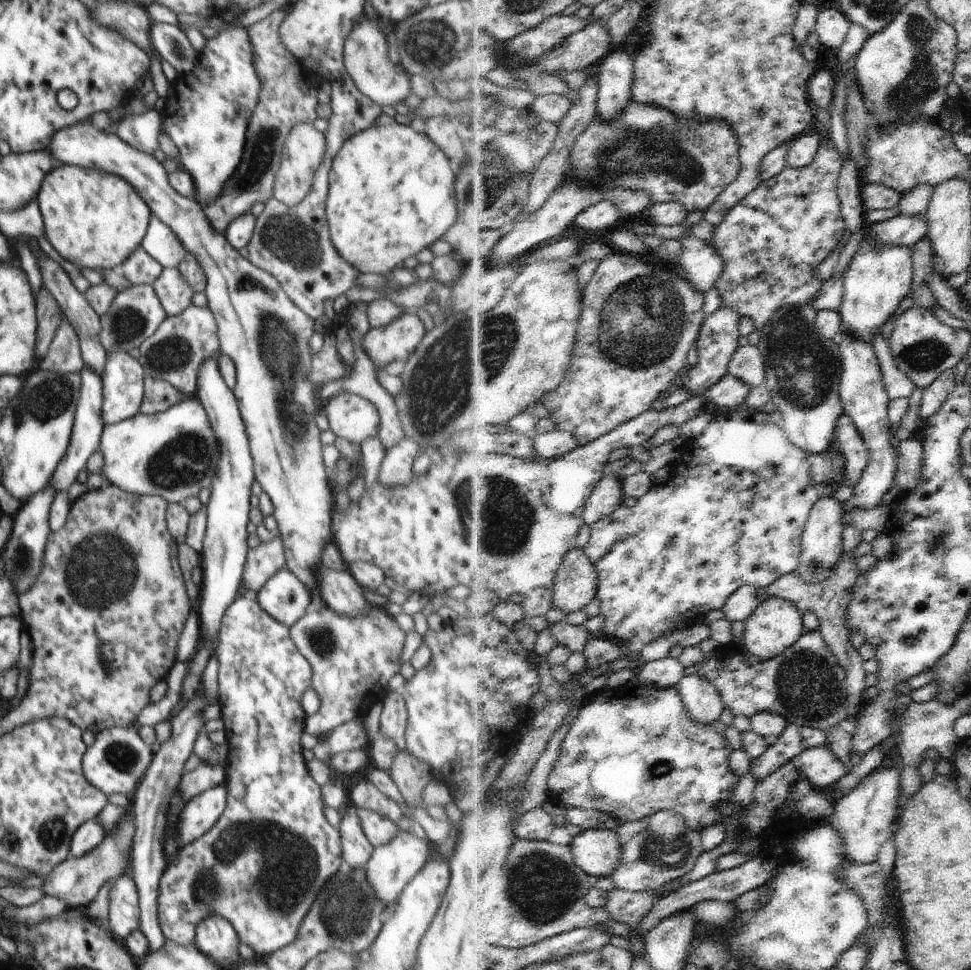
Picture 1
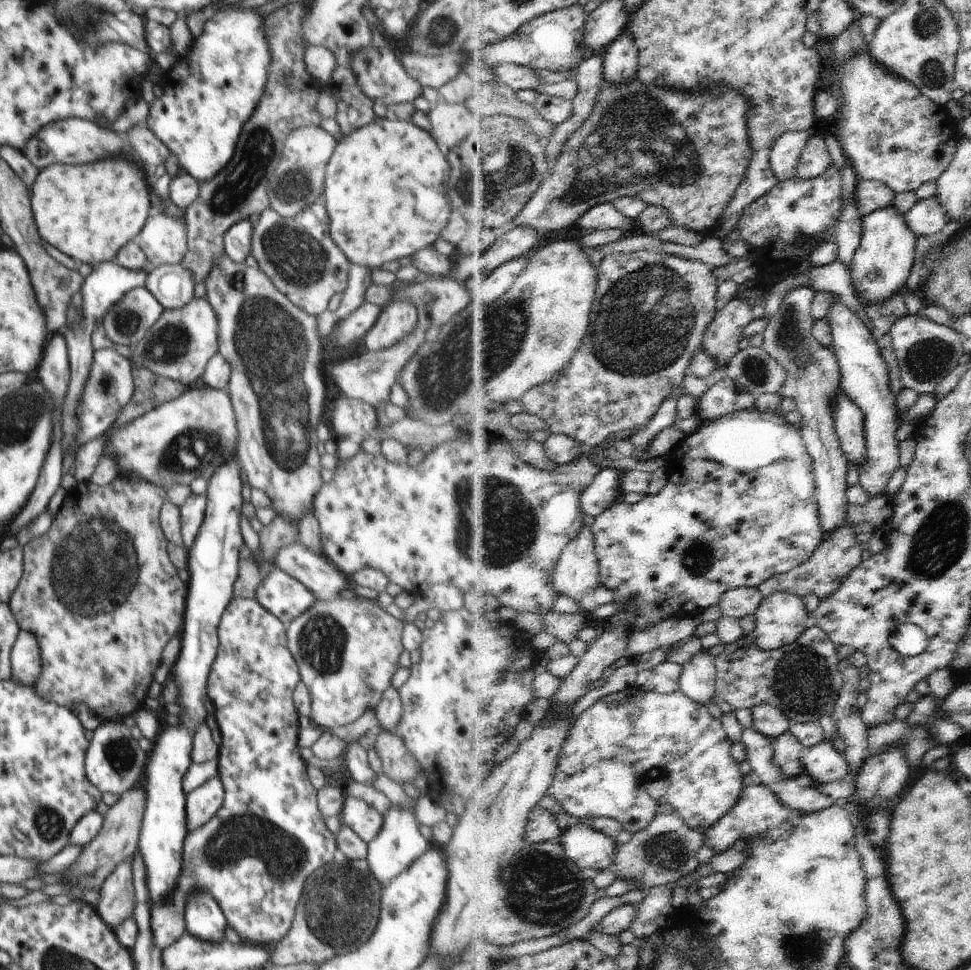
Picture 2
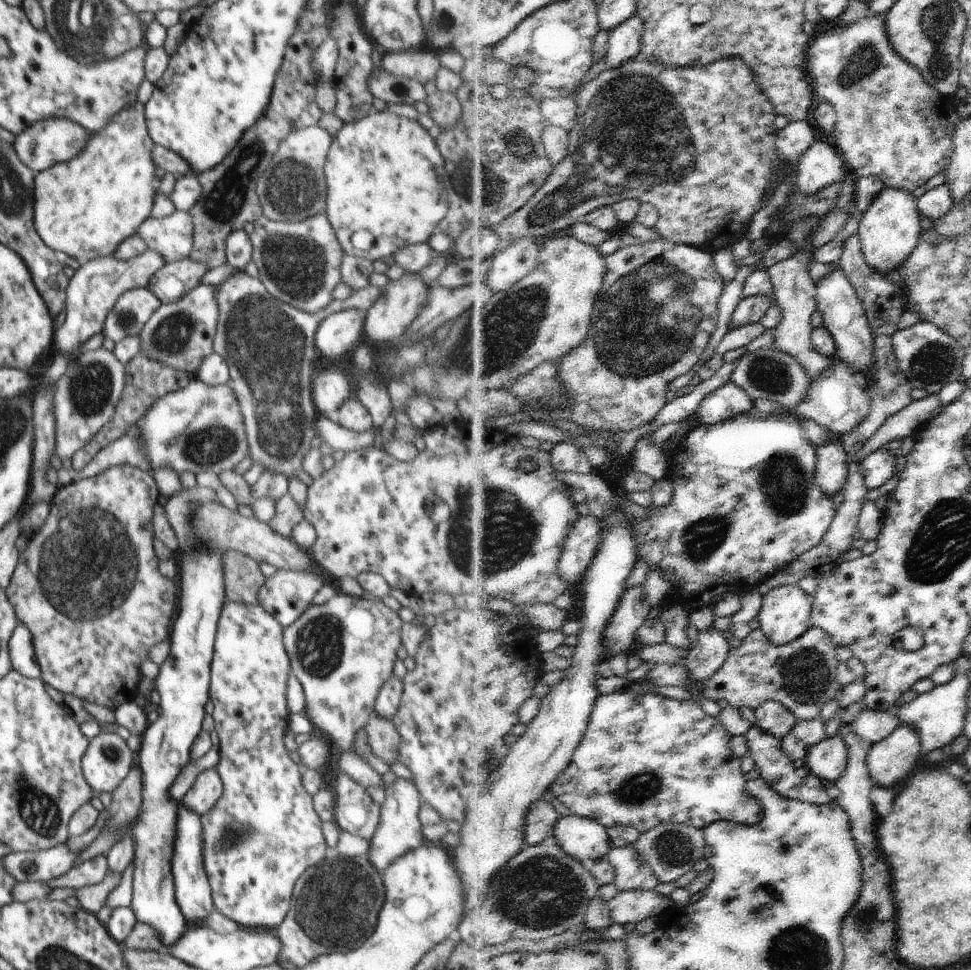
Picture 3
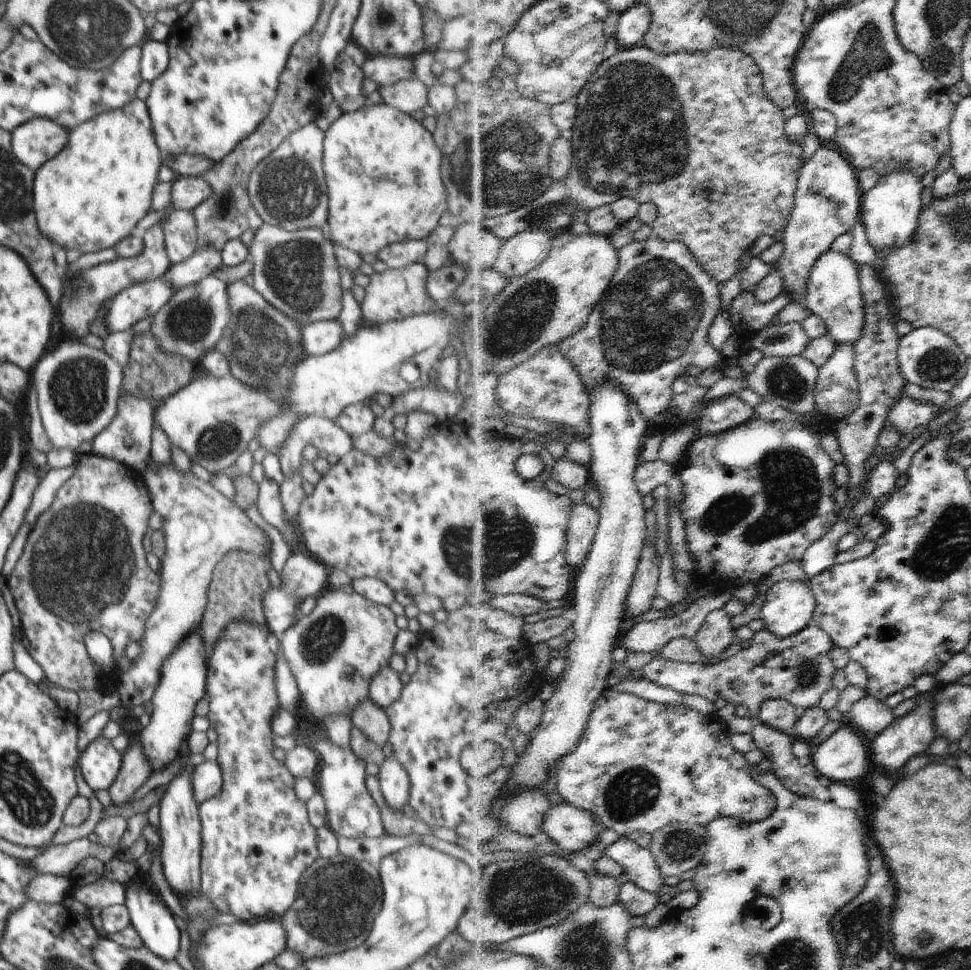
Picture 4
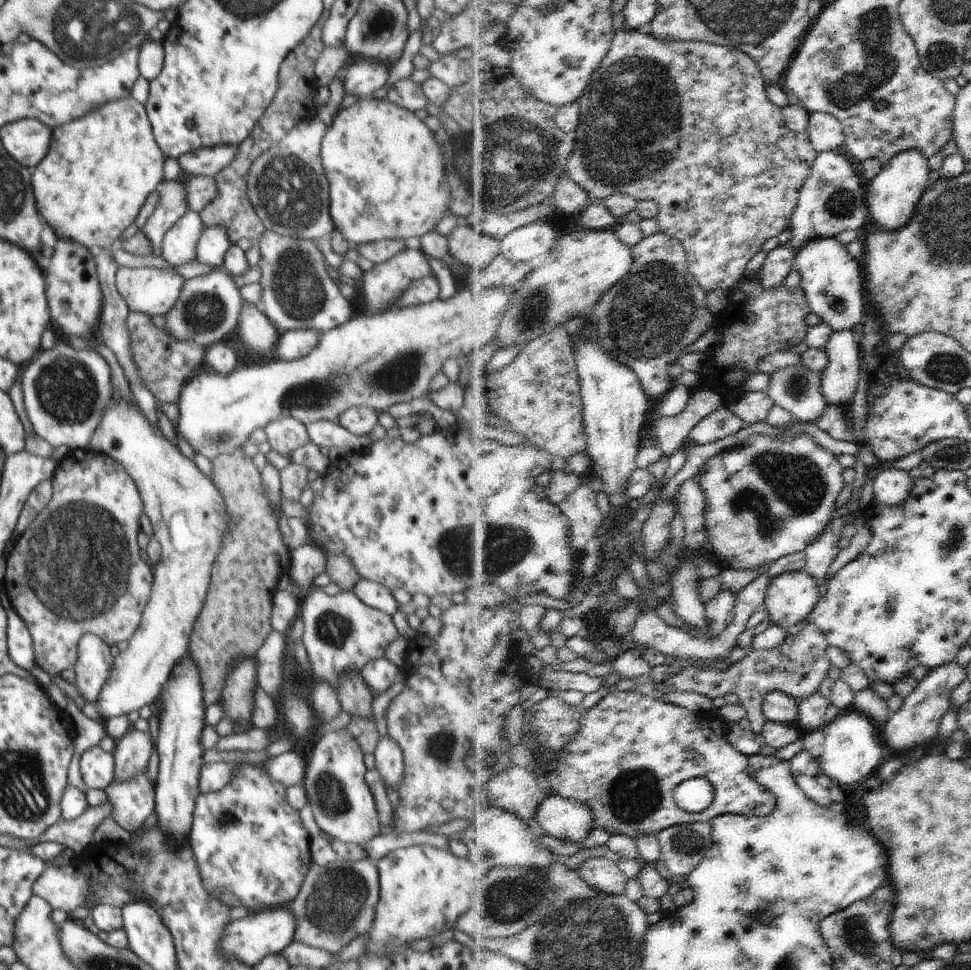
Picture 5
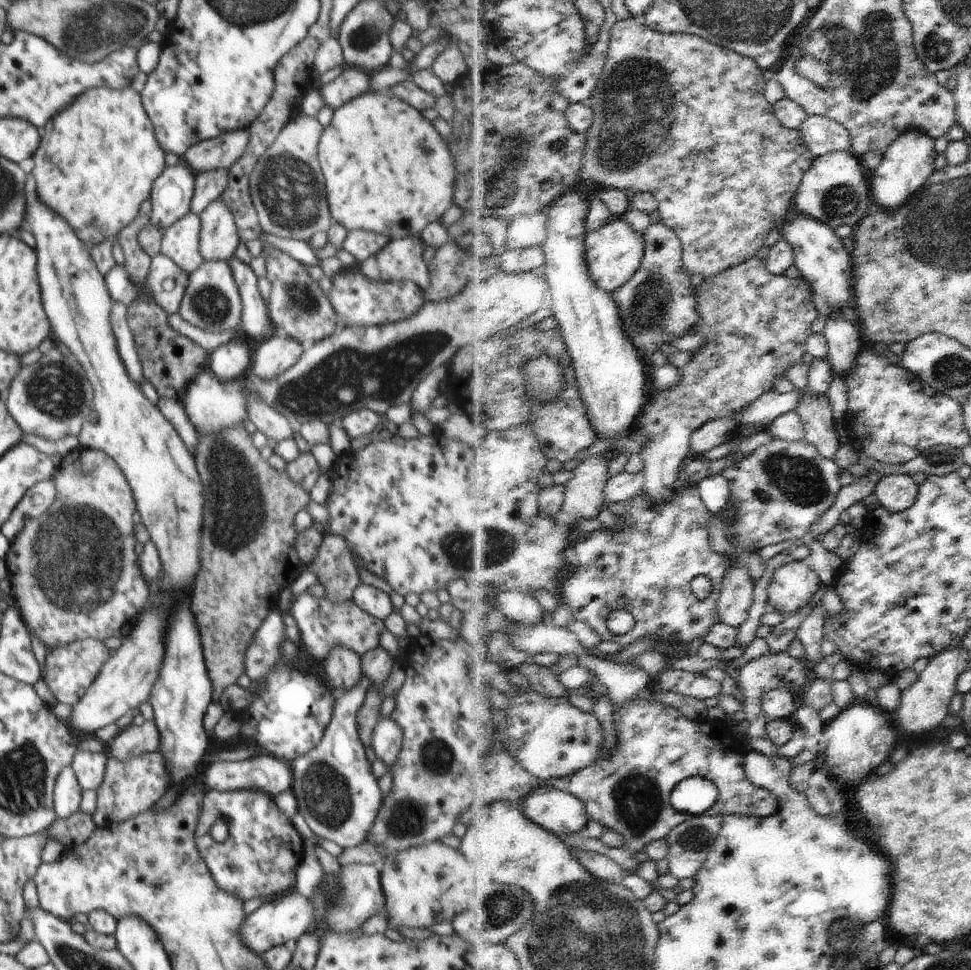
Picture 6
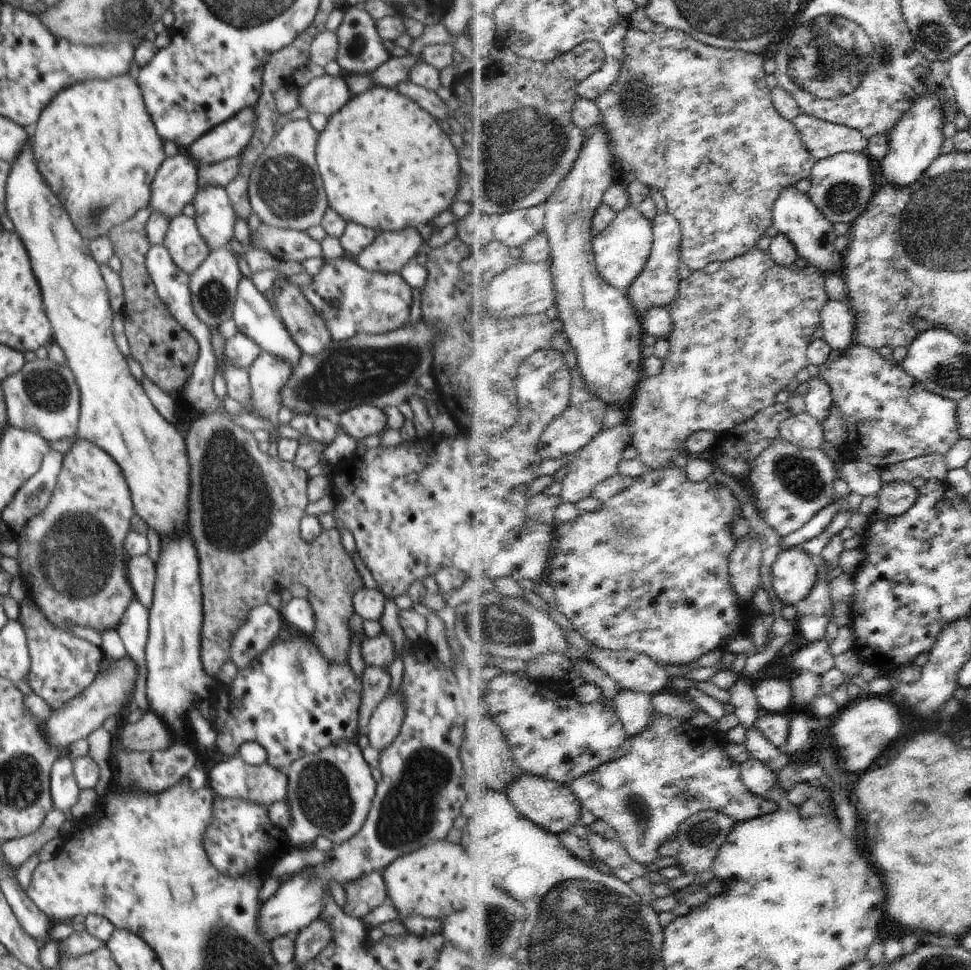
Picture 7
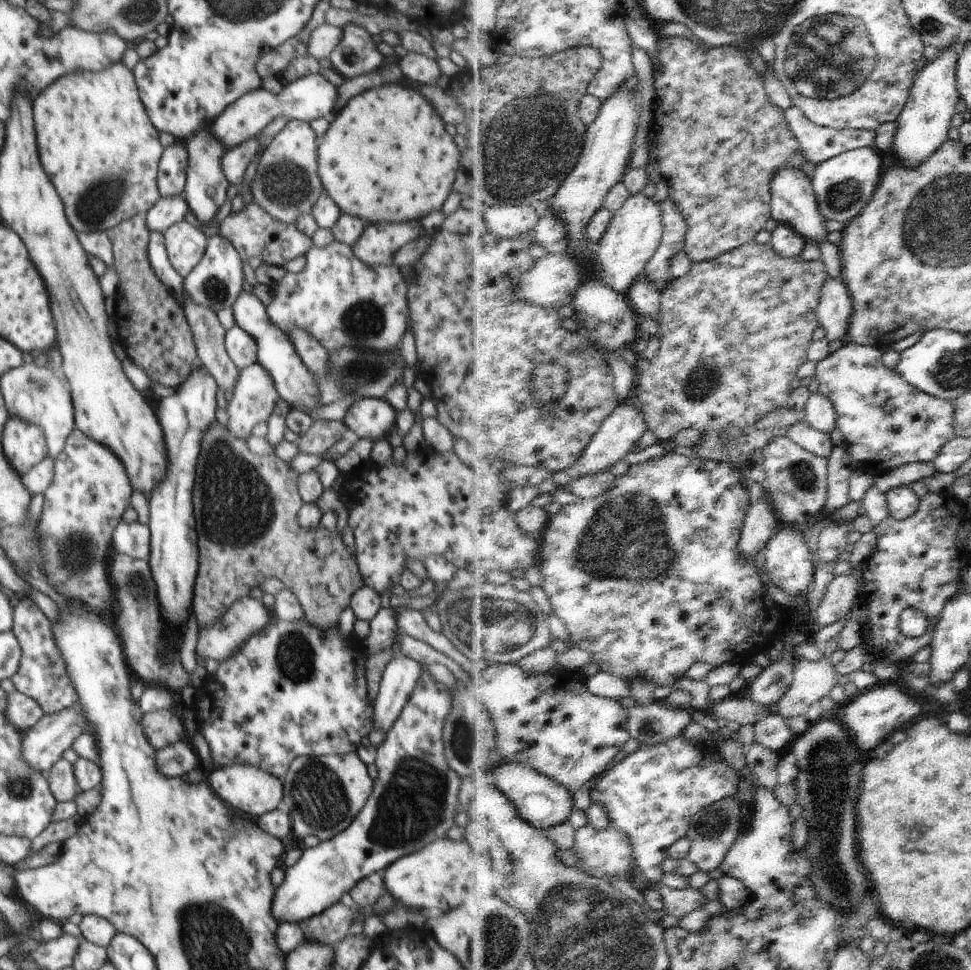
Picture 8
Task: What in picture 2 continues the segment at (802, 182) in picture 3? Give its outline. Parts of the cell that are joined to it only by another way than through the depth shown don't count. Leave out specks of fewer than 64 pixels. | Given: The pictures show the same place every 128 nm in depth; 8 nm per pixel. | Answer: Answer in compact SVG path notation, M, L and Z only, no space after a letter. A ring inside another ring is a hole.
M812 135L806 150L802 153L797 174L803 179L815 179L831 169L834 158L828 150L828 144L822 136Z

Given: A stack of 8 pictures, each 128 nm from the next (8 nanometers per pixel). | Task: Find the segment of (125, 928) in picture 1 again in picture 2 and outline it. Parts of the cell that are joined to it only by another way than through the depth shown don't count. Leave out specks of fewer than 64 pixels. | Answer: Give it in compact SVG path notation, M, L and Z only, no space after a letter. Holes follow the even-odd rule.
M132 854L128 860L120 862L100 889L100 902L94 907L101 920L112 930L120 926L126 918L133 916L135 891L133 888Z

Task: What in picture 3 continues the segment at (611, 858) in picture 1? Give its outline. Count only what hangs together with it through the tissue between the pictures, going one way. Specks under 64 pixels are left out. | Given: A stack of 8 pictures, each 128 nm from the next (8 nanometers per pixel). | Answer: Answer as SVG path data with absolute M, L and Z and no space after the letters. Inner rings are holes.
M568 815L558 823L555 834L558 844L582 862L588 859L602 861L613 849L608 827L596 819Z

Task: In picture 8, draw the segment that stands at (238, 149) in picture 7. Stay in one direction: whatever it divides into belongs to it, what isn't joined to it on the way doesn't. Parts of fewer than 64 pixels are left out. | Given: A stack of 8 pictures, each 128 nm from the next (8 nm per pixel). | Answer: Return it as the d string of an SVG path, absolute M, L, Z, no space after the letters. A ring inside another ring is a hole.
M309 74L293 83L284 81L283 83L284 88L279 95L272 94L263 88L246 93L238 101L227 106L226 110L212 122L211 133L226 151L258 136L264 127L278 116L288 116L290 120L298 119L307 123L320 117L329 121L333 118L339 92L337 87L323 75Z

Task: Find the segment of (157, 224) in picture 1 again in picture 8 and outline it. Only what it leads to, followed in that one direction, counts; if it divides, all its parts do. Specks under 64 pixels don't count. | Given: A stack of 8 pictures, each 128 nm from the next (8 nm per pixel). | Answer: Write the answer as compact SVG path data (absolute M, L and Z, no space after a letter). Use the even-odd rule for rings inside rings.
M185 220L169 226L163 235L170 262L185 279L204 256L209 238L198 226Z

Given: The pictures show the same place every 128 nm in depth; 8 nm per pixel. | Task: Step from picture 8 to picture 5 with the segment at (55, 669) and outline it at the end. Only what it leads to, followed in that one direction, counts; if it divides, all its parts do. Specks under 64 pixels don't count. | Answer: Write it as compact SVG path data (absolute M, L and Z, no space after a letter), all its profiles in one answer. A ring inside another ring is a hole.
M83 634L77 646L76 688L88 702L97 702L114 664L110 646L95 634Z

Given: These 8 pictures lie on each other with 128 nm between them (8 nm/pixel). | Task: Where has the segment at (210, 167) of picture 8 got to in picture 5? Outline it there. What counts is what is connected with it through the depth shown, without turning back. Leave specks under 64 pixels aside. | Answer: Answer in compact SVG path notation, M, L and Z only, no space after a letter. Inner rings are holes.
M206 227L199 236L195 259L206 266L220 266L230 245L232 242L224 227Z

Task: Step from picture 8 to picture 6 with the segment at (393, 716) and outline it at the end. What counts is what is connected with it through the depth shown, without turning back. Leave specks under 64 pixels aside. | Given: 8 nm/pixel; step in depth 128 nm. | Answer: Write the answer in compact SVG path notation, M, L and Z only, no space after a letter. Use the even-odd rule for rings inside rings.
M380 718L374 727L371 746L375 755L389 768L397 762L403 741L402 729L392 719Z

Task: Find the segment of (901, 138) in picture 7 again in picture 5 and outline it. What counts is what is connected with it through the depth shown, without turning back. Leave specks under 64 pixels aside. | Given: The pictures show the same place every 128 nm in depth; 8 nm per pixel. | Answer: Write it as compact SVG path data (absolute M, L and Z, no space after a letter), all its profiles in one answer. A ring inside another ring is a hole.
M912 149L884 165L884 170L871 182L867 193L870 221L885 231L901 231L915 220L917 206L929 182L931 168L928 158Z

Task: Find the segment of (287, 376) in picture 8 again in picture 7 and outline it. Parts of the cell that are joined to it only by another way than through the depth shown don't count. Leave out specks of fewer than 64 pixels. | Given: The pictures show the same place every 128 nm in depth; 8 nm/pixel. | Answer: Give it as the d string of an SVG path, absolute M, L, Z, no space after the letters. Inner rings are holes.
M242 276L238 283L232 319L236 323L237 329L248 338L251 338L262 351L268 351L270 354L280 357L282 360L289 362L293 368L296 366L302 353L300 347L290 336L284 323L276 317L272 305L256 288L251 277Z

